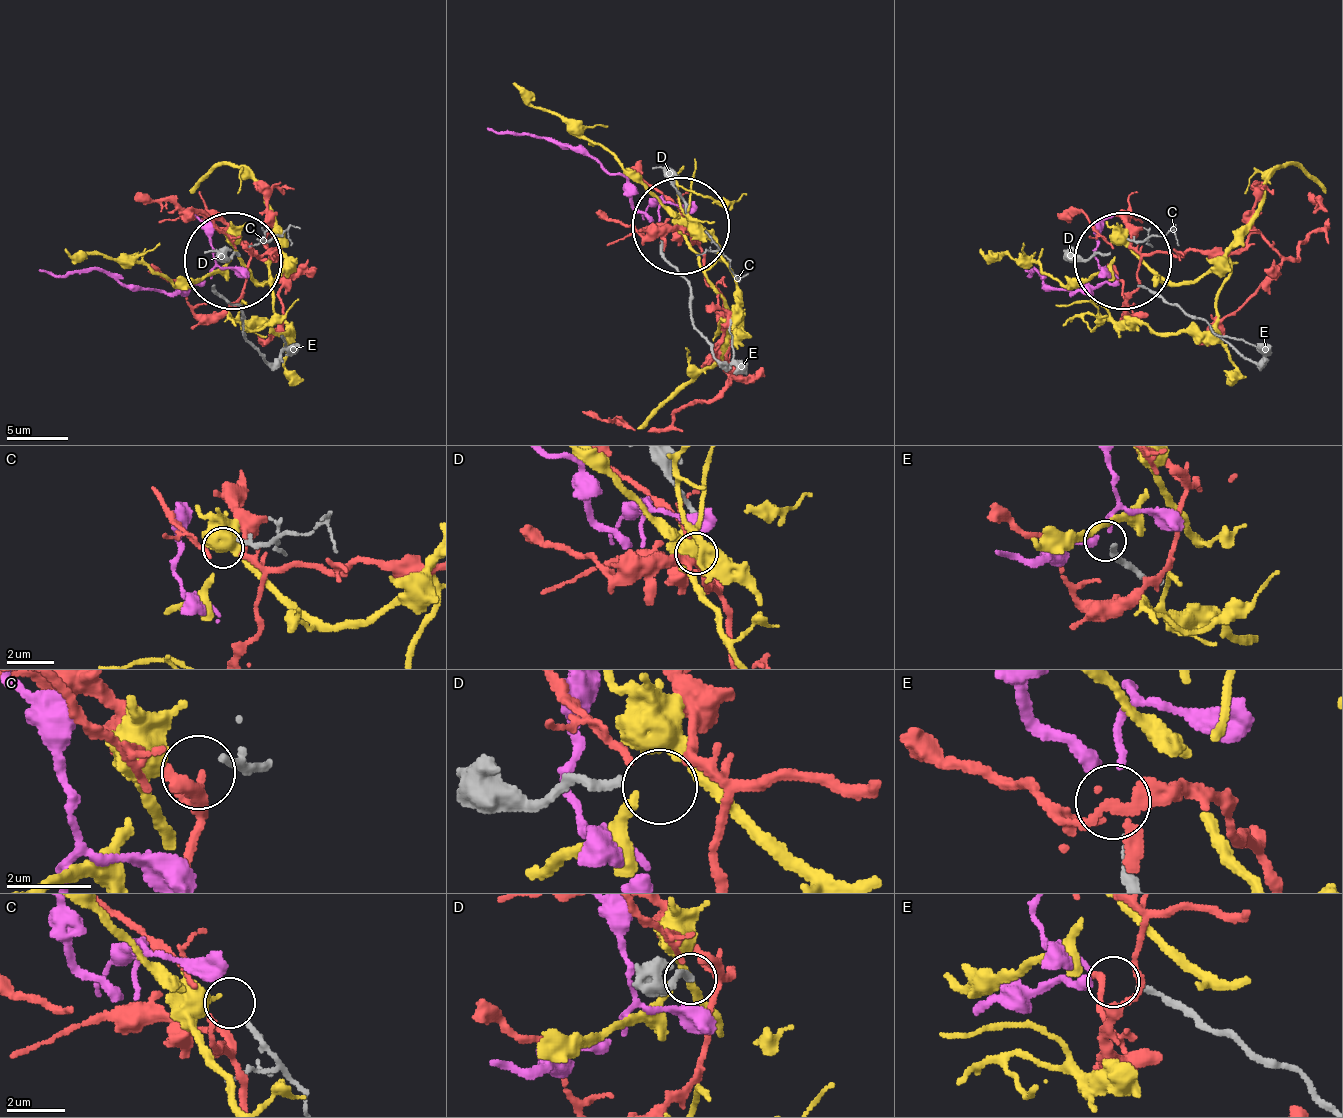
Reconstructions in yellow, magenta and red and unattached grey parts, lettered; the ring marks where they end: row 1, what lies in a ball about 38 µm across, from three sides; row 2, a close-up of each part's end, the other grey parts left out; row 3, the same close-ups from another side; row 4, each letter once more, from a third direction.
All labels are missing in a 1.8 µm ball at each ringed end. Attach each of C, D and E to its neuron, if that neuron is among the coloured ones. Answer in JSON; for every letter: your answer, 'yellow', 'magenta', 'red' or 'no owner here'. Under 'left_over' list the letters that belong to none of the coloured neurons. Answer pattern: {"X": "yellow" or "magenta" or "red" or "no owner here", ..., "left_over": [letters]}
{"C": "no owner here", "D": "yellow", "E": "magenta", "left_over": ["C"]}

